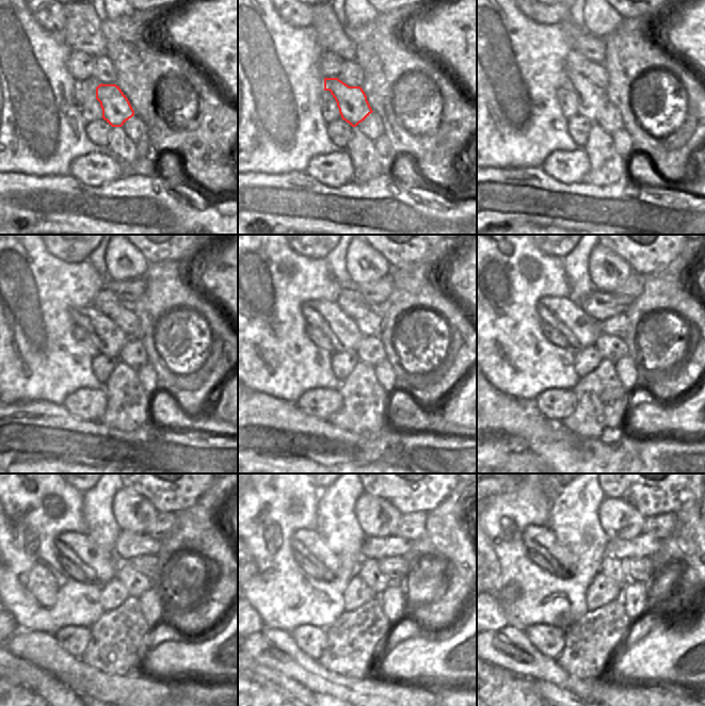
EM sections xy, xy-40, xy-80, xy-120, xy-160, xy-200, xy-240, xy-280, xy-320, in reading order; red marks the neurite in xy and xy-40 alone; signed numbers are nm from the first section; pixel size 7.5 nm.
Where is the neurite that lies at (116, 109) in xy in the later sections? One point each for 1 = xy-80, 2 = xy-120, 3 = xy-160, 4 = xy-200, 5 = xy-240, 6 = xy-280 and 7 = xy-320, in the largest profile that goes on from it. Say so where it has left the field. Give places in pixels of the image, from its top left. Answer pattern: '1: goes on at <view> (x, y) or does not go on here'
1: goes on at xy-80 (590, 99)
2: goes on at xy-120 (109, 339)
3: goes on at xy-160 (342, 331)
4: goes on at xy-200 (580, 331)
5: goes on at xy-240 (99, 565)
6: goes on at xy-280 (308, 543)
7: goes on at xy-320 (541, 539)

